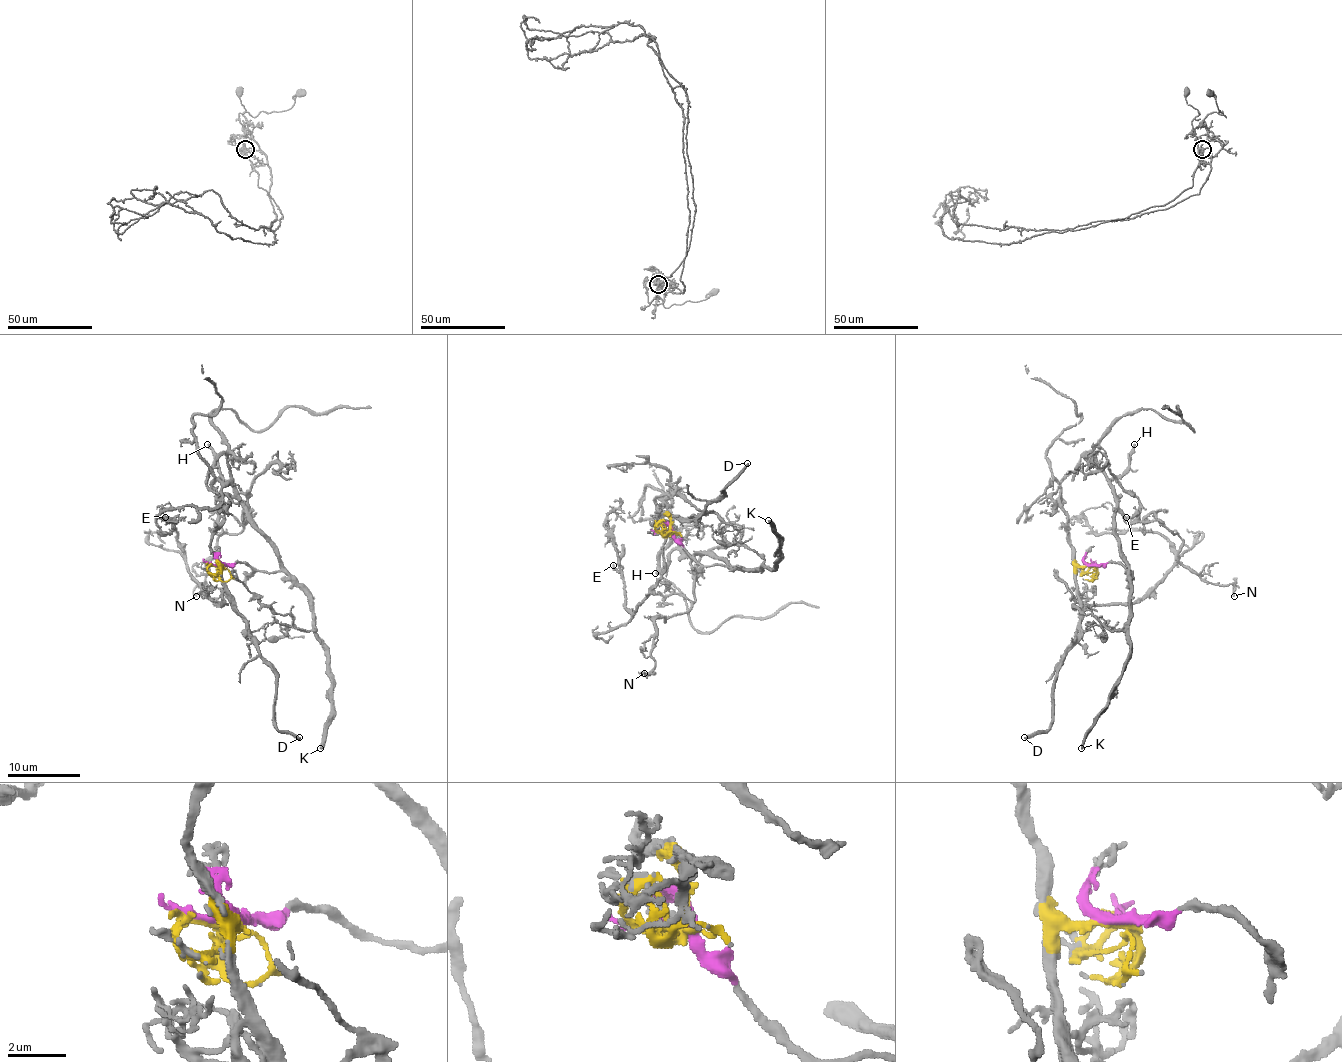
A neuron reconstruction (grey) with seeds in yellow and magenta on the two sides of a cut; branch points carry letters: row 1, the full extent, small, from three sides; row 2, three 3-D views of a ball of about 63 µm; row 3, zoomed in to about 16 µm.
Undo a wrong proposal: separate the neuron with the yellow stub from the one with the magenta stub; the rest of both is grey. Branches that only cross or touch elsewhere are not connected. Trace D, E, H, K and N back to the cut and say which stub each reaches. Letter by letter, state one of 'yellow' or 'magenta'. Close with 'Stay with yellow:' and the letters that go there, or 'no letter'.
D: yellow
E: yellow
H: magenta
K: magenta
N: magenta
Stay with yellow: D, E

